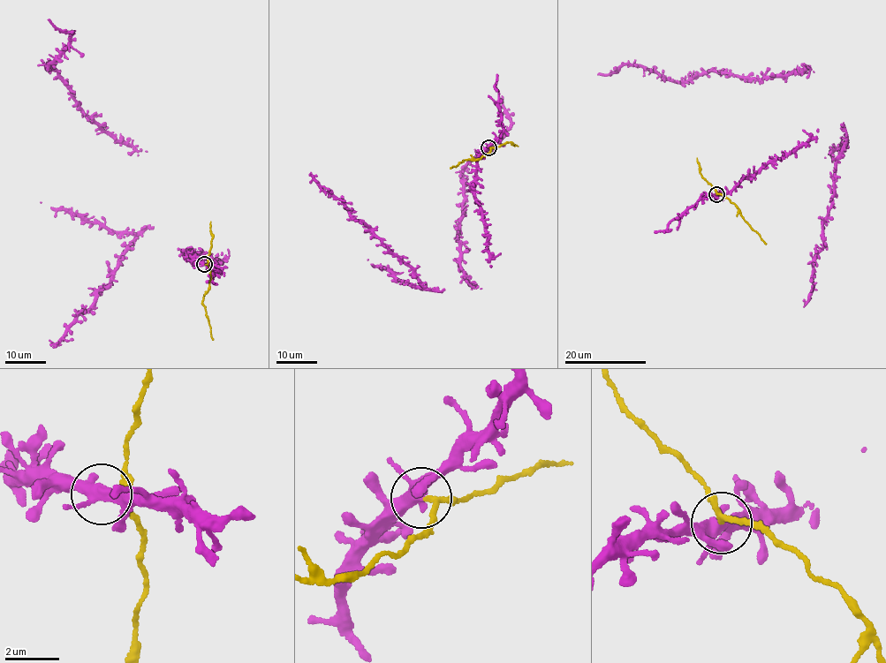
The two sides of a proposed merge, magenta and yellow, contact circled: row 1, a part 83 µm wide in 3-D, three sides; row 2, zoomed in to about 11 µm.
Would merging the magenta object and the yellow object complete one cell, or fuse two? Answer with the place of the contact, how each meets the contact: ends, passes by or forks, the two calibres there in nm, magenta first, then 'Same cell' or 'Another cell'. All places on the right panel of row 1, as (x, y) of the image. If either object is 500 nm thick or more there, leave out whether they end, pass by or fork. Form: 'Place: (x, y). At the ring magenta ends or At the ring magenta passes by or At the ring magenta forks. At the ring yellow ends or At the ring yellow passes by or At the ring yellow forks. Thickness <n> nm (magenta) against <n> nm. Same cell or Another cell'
Place: (716, 194). At the ring magenta forks. At the ring yellow passes by. Thickness 340 nm (magenta) against 170 nm. Another cell

